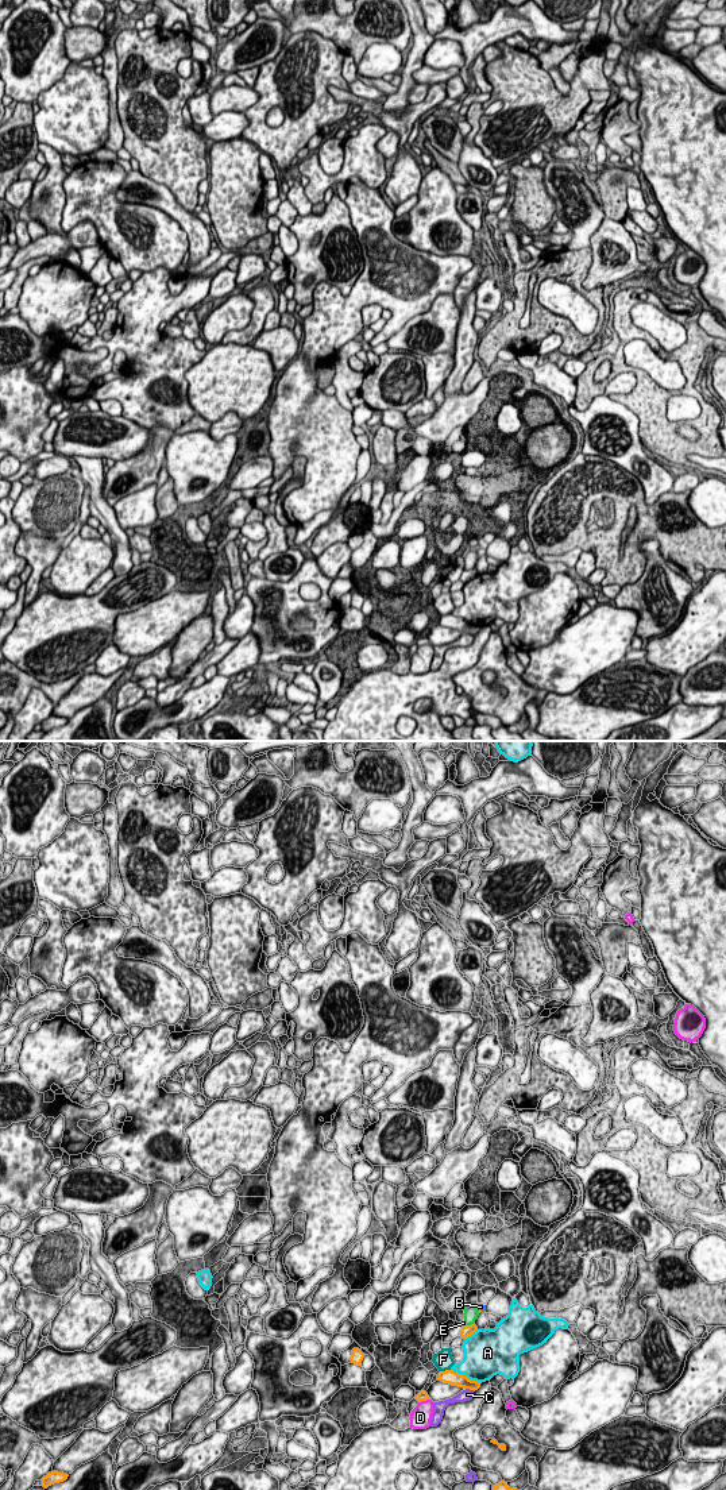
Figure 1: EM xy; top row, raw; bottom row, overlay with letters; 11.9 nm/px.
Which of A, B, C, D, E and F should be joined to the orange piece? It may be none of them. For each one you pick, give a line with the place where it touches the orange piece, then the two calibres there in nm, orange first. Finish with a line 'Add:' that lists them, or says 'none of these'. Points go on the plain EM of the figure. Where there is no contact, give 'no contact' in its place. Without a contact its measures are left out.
B: no contact
Add: B

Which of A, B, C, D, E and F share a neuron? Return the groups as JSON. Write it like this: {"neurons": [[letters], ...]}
{"neurons": [["A"], ["B"], ["C"], ["D"], ["E"], ["F"]]}

